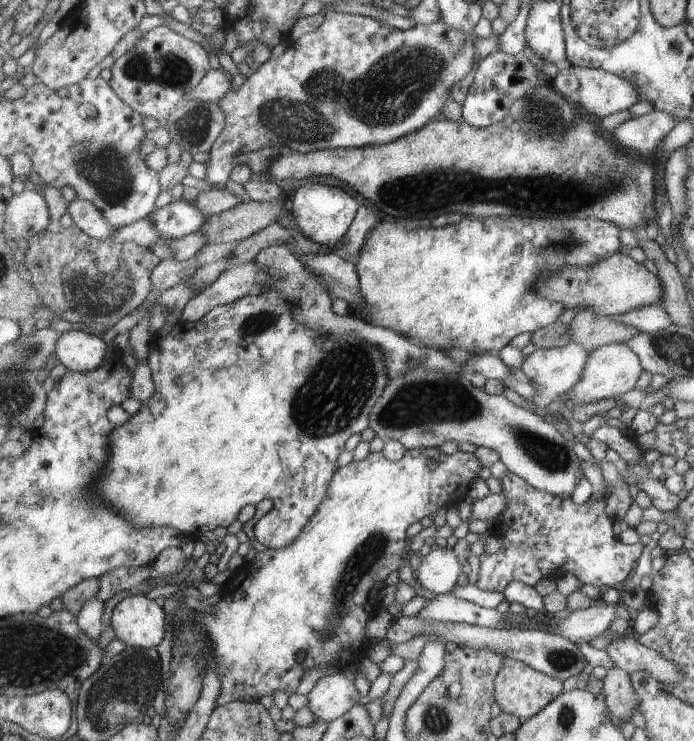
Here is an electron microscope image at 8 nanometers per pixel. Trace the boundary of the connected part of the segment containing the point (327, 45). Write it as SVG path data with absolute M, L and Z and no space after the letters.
M328 11L325 14L325 24L313 32L307 34L303 38L299 38L297 42L291 42L289 50L285 50L281 56L272 56L265 64L262 64L257 70L245 81L239 88L231 88L218 101L219 106L225 112L225 130L221 132L221 136L217 138L217 142L211 146L208 152L208 161L204 162L205 178L209 180L211 186L217 190L225 190L225 183L231 179L233 168L235 167L234 159L241 154L247 152L255 152L263 148L284 147L286 151L307 154L311 151L320 151L325 149L346 149L346 148L367 148L367 146L383 146L383 144L391 144L397 142L413 132L417 132L419 128L427 126L431 120L435 120L437 114L443 112L443 106L450 99L451 88L463 80L469 72L477 67L477 50L475 50L475 35L471 32L463 32L457 28L447 26L442 20L430 25L418 25L406 31L389 28L387 23L379 22L373 17Z

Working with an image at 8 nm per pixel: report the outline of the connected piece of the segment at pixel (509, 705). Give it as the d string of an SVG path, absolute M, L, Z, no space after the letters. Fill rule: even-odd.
M507 657L503 662L501 672L495 679L495 700L501 711L514 714L519 716L521 720L527 721L539 714L541 710L546 709L555 698L561 696L561 693L563 693L563 681L538 672L524 662Z

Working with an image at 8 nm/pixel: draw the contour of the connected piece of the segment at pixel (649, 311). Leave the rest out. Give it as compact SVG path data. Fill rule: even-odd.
M649 304L649 306L637 308L633 312L625 312L625 314L611 316L611 318L619 320L625 326L638 328L640 332L647 333L661 332L661 330L667 330L674 324L673 319L669 316L669 312L661 304Z

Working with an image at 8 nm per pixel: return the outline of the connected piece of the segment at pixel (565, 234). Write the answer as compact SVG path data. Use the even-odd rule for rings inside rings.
M497 216L470 218L469 220L462 220L459 224L444 227L432 226L431 228L419 228L418 230L407 230L407 227L402 223L379 222L378 226L370 232L370 236L365 244L363 244L358 259L355 262L357 276L359 276L359 285L357 287L356 297L350 301L348 316L360 316L357 311L357 301L359 300L359 295L363 294L365 306L367 306L367 312L369 312L369 318L367 318L365 322L373 326L393 330L393 332L397 332L397 334L405 338L413 339L420 345L433 347L434 349L445 352L451 350L451 348L461 348L461 346L463 346L463 348L467 348L467 350L473 352L473 354L498 355L515 336L519 336L519 334L523 334L523 332L533 334L533 332L539 330L539 328L545 328L545 326L549 326L549 324L562 320L565 313L565 306L563 306L561 302L551 302L551 300L539 296L537 290L535 290L535 284L541 280L541 274L543 274L543 272L557 272L557 270L563 270L563 268L567 268L567 266L589 268L589 266L593 266L593 264L599 264L599 262L605 260L605 258L611 258L613 254L621 253L627 246L621 242L620 226L615 225L615 223L596 218L550 219L519 216L507 218Z

